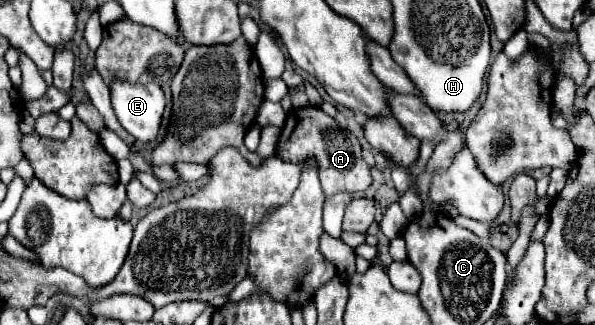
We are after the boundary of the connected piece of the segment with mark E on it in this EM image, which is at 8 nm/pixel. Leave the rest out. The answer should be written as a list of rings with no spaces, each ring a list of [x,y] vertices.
[[[115,80],[111,84],[111,104],[113,104],[113,110],[121,122],[121,126],[133,134],[139,142],[153,142],[159,134],[159,128],[161,128],[161,118],[163,118],[163,112],[165,112],[165,94],[163,90],[157,86],[157,84],[129,84],[129,82],[121,82],[121,80]]]

